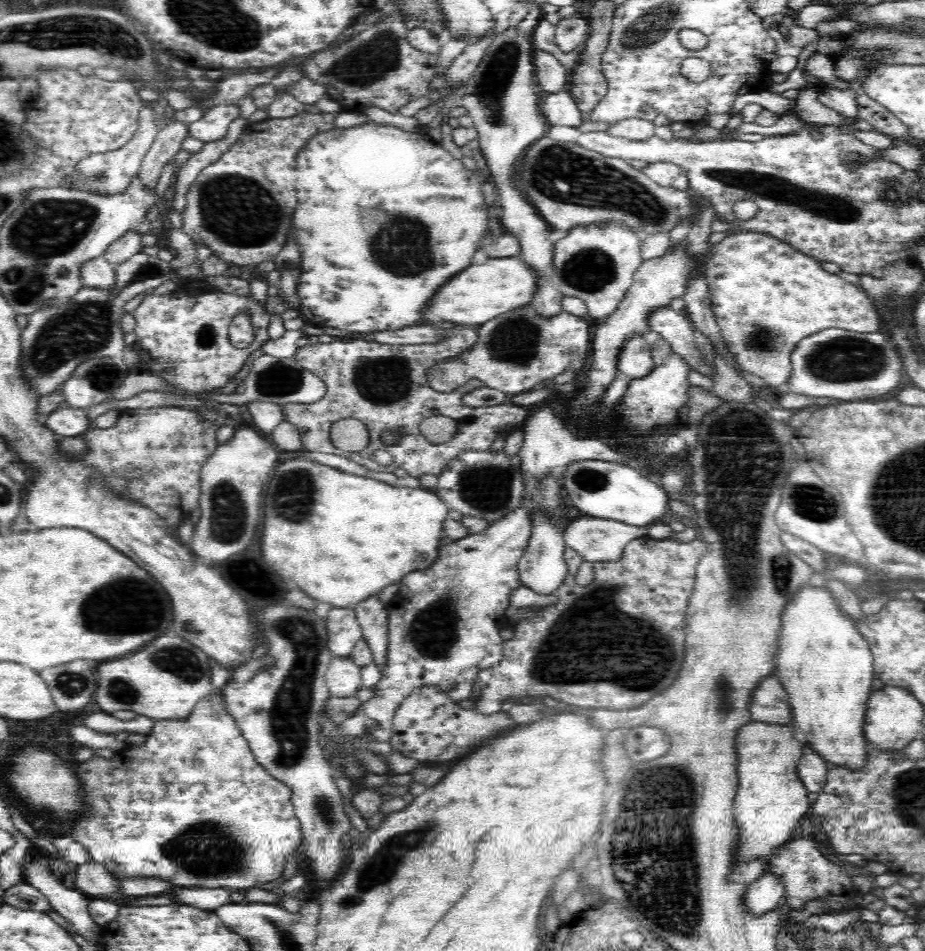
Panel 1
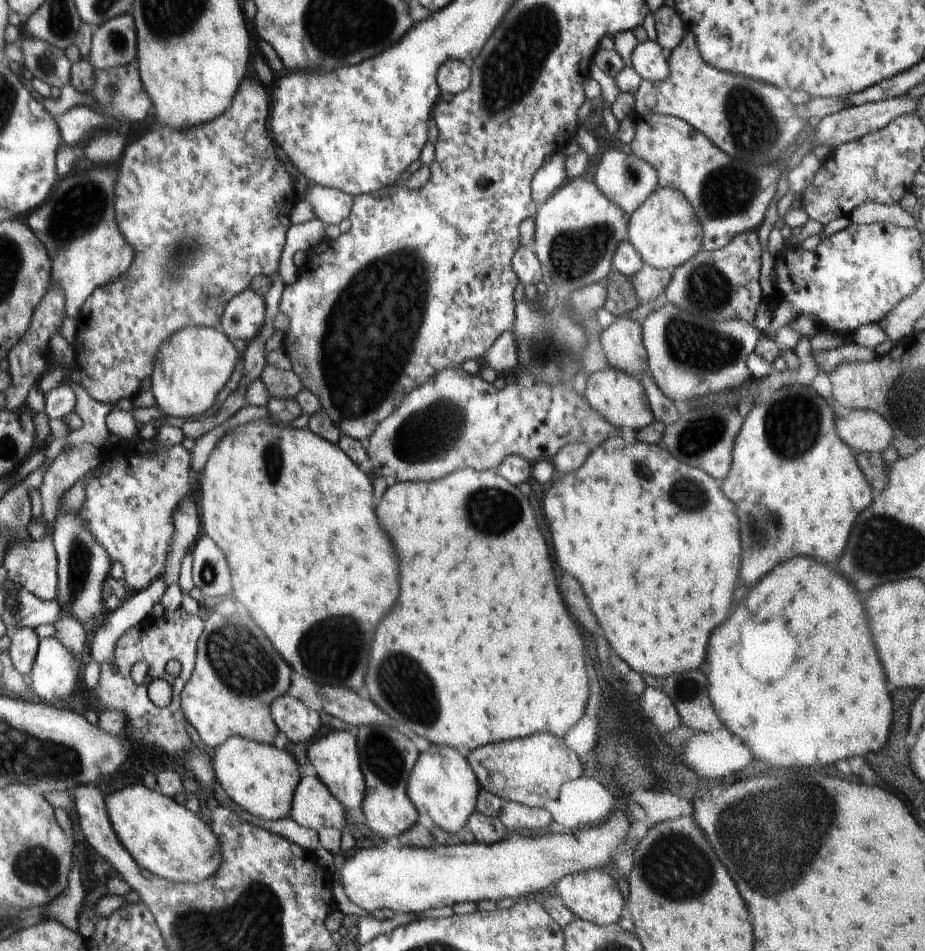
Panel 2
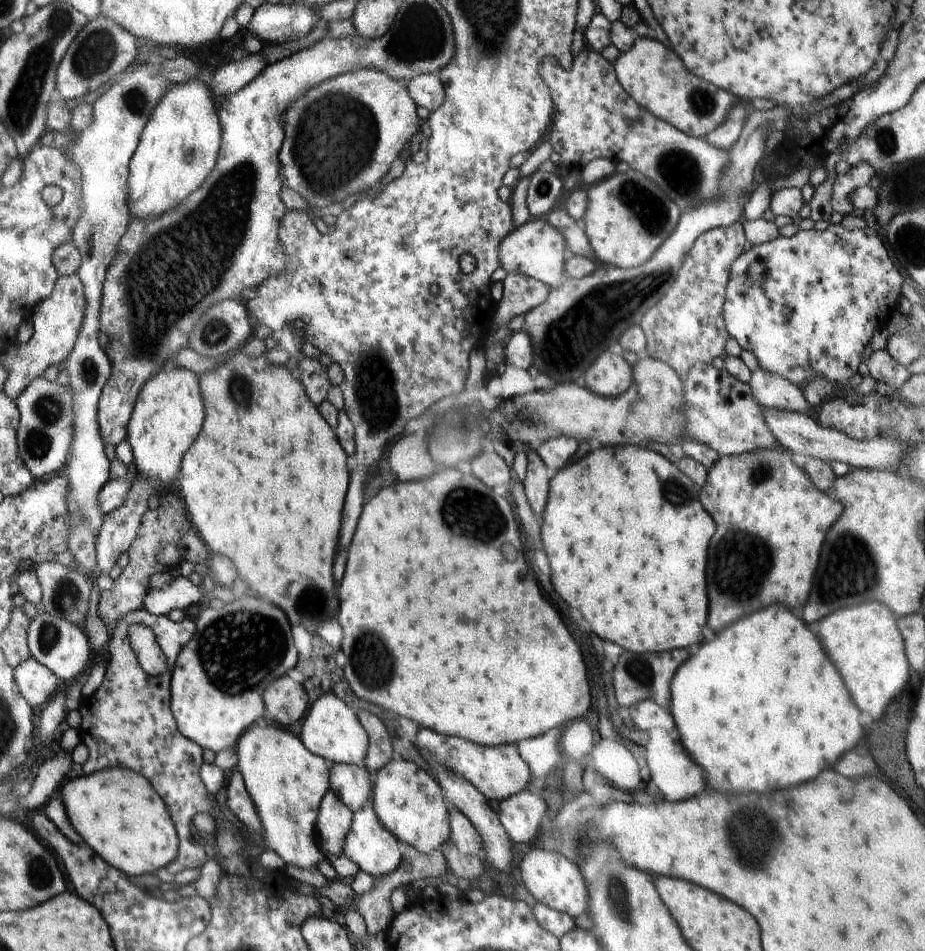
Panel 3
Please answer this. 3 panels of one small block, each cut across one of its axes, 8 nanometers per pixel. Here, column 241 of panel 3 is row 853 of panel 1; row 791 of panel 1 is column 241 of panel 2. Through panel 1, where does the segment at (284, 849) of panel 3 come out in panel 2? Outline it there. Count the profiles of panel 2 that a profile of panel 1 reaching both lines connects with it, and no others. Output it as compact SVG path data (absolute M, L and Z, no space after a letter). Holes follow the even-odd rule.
M232 736L214 750L214 774L224 792L240 807L262 820L275 821L291 816L294 790L300 782L298 761L286 749Z

